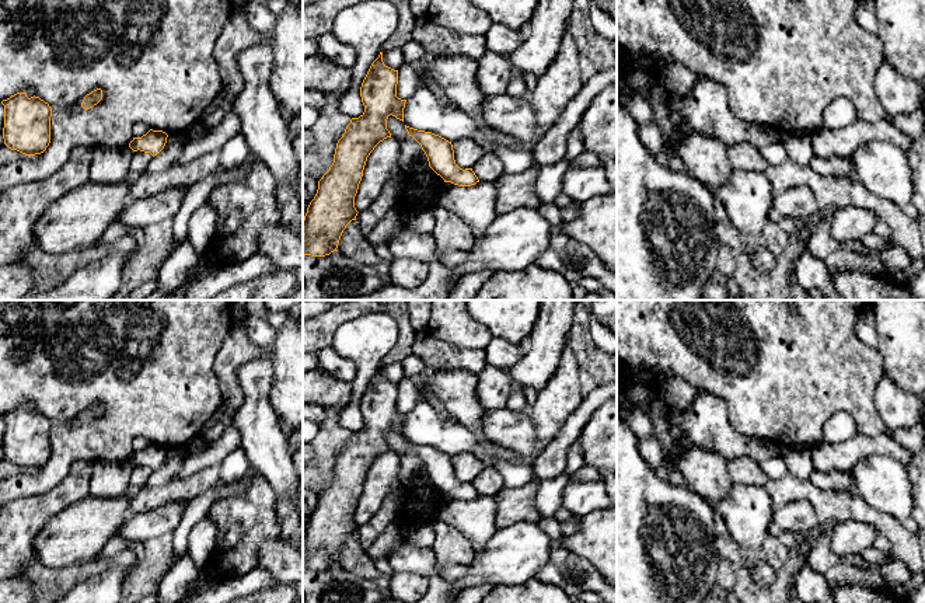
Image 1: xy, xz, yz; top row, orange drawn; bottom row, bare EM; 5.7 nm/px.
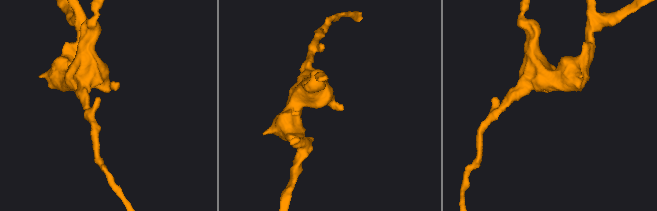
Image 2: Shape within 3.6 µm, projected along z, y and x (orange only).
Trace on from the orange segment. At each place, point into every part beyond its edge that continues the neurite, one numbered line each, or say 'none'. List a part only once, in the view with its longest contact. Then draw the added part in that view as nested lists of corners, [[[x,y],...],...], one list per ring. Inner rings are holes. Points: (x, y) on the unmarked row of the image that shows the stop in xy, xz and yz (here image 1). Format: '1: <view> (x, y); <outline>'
none

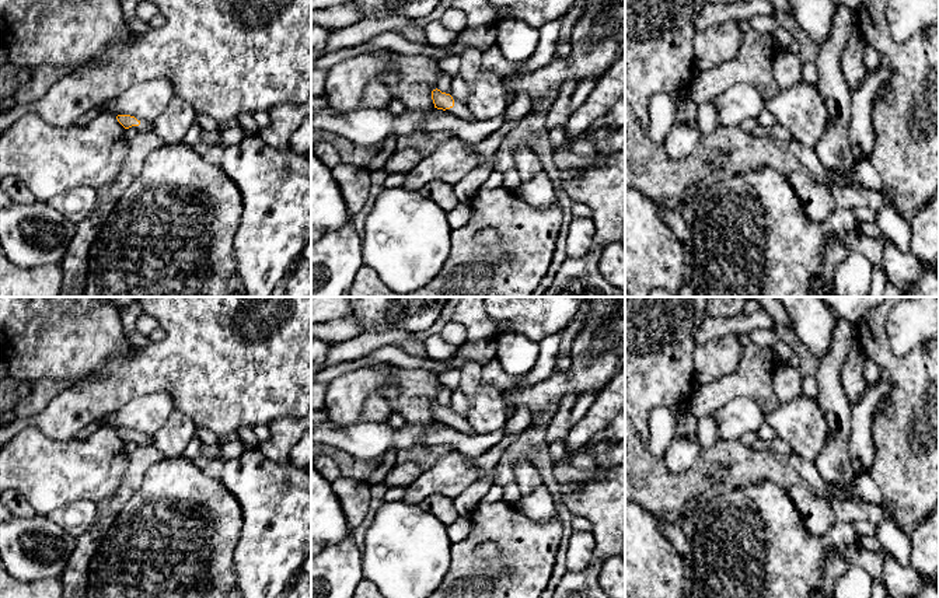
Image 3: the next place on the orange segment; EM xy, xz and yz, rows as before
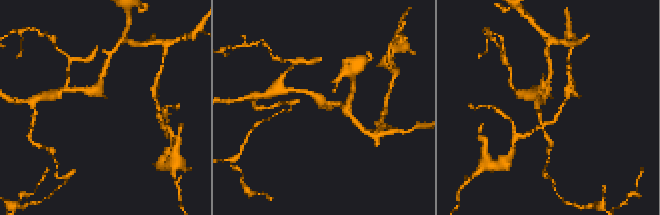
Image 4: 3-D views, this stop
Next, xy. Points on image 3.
1: xy (145, 440); [[[137,433],[140,436],[139,440],[132,440],[132,443],[137,445],[153,445],[153,437],[149,437],[146,434]]]

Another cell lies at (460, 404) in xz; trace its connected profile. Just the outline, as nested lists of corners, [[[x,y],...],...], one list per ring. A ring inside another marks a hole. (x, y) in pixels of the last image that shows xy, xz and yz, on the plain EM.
[[[460,389],[453,391],[450,409],[462,417],[468,417],[470,413],[468,396]]]

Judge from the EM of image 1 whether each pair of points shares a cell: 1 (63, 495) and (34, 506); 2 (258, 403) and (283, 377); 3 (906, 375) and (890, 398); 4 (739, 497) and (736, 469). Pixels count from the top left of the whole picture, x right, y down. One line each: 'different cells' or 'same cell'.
1: same cell
2: different cells
3: different cells
4: different cells

